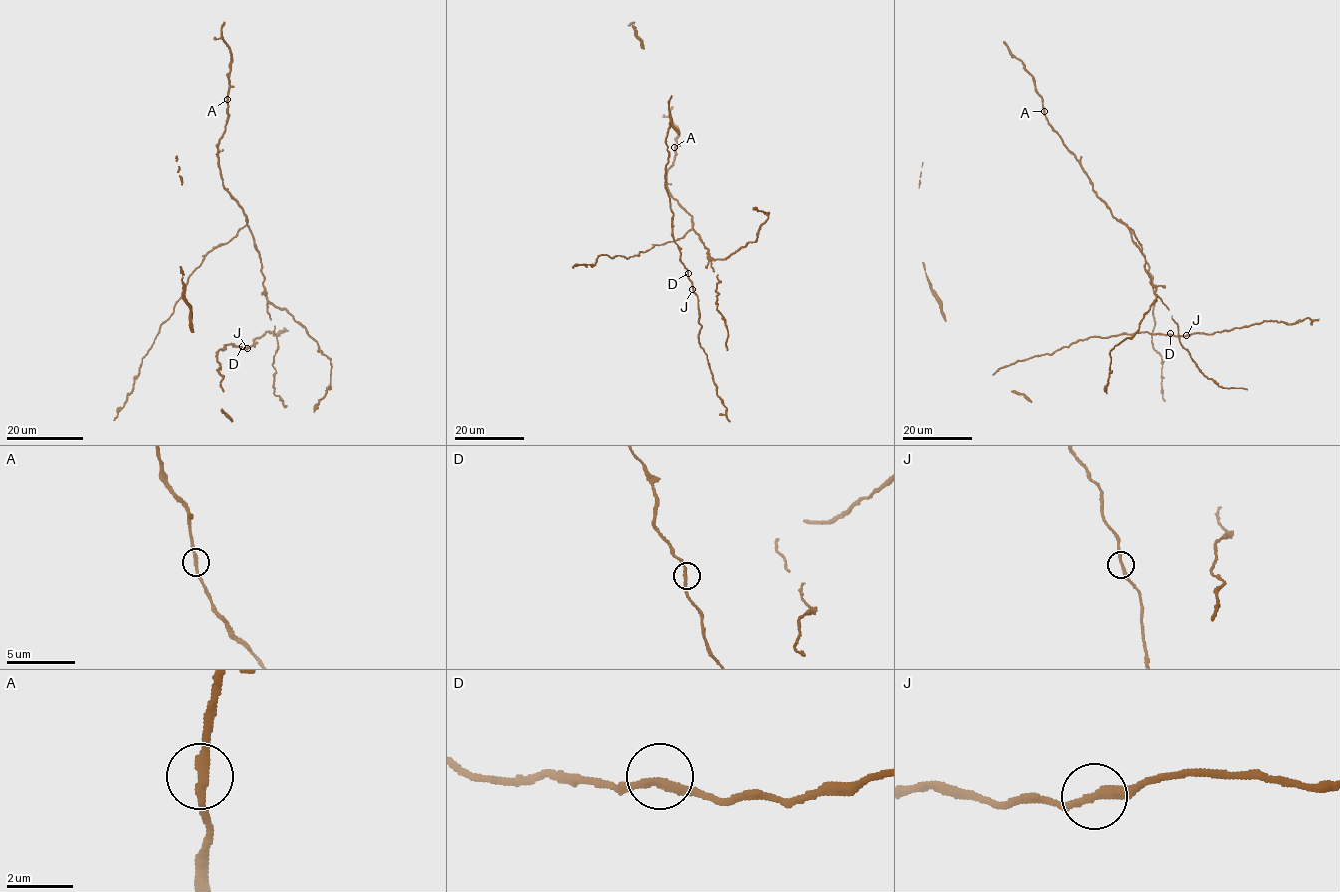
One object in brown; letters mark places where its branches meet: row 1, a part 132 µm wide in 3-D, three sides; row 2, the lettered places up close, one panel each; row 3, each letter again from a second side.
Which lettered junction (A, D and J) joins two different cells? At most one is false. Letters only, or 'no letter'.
no letter

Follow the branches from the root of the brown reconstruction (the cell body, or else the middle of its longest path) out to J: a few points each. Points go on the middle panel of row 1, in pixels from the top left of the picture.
J: (687, 273), (692, 289)

